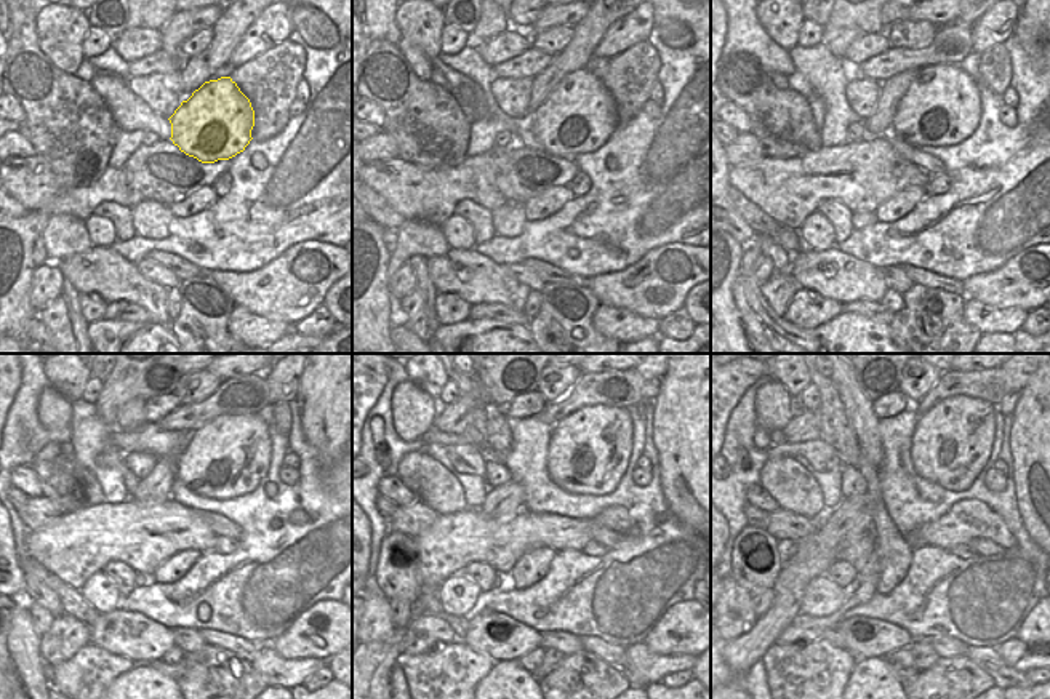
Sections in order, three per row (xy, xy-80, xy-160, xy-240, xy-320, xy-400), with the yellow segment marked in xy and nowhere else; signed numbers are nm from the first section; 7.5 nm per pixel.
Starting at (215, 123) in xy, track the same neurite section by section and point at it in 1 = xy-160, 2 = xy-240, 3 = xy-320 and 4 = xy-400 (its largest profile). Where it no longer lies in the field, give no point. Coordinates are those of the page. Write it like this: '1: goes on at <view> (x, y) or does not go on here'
1: goes on at xy-160 (941, 107)
2: goes on at xy-240 (226, 458)
3: goes on at xy-320 (589, 450)
4: goes on at xy-400 (953, 442)

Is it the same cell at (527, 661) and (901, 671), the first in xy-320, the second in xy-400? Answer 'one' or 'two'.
one

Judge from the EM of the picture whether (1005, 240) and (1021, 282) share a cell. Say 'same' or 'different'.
different

